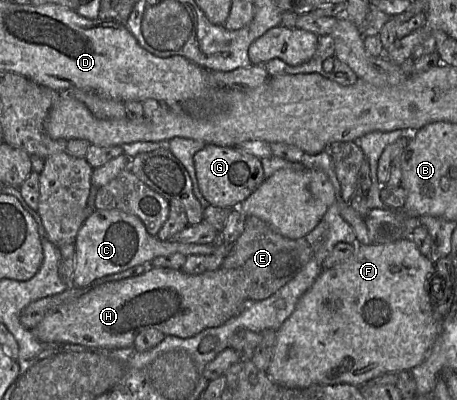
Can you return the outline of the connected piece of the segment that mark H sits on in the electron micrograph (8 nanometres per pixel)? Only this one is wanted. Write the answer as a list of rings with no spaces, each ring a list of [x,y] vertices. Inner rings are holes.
[[[149,266],[148,269],[136,276],[132,276],[126,279],[117,281],[111,281],[98,286],[95,286],[88,290],[86,293],[78,298],[63,303],[56,308],[48,311],[44,318],[36,327],[32,329],[32,332],[36,339],[45,344],[77,344],[86,347],[104,348],[104,349],[120,349],[134,346],[134,340],[138,334],[143,331],[154,329],[162,332],[164,336],[172,335],[180,338],[192,337],[204,329],[209,327],[218,327],[224,324],[230,318],[236,316],[248,303],[248,288],[249,288],[249,276],[242,269],[225,269],[223,267],[214,270],[207,271],[198,275],[188,275],[180,269],[162,268]]]

